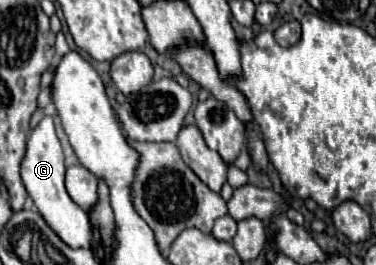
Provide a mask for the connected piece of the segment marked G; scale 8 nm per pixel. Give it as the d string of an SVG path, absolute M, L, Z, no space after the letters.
M46 116L38 122L38 126L30 132L28 142L26 142L26 154L20 164L20 176L26 186L28 196L34 200L38 212L46 220L46 224L70 246L70 248L90 248L92 242L92 226L88 214L72 202L72 198L66 194L64 186L64 154L60 140L56 136L54 120L52 116Z

